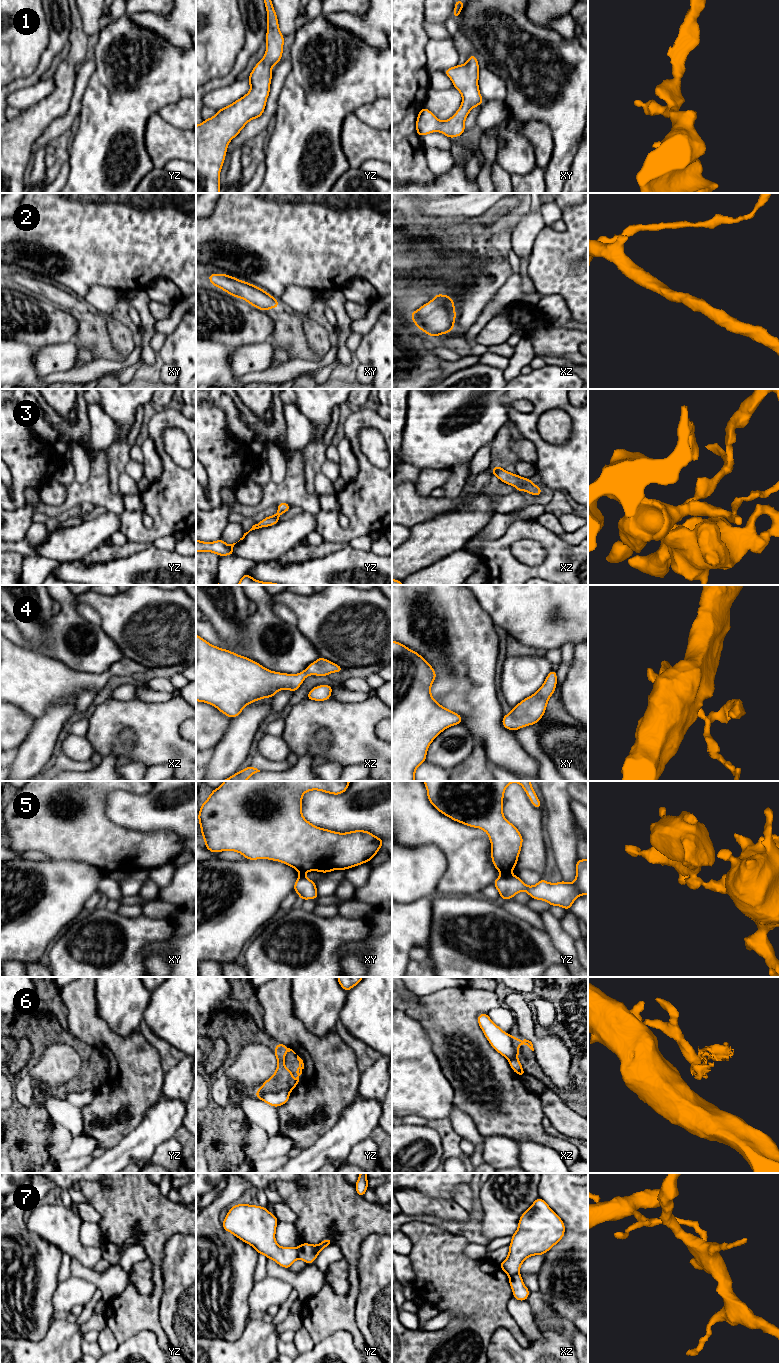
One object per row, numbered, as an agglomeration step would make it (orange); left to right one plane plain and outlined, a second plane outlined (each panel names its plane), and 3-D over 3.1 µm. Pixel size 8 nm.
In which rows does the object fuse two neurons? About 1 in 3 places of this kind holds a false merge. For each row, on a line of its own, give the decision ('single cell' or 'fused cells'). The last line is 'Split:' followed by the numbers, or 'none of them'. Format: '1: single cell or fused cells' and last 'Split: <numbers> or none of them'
1: single cell
2: single cell
3: single cell
4: single cell
5: fused cells
6: fused cells
7: fused cells
Split: 5, 6, 7

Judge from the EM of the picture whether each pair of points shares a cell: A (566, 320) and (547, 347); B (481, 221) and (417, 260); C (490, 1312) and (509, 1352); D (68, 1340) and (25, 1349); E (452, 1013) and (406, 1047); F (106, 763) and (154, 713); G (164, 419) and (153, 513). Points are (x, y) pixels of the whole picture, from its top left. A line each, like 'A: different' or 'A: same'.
A: different
B: different
C: different
D: same
E: different
F: different
G: same

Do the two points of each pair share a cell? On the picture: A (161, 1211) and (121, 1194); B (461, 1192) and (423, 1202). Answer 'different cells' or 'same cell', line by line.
A: same cell
B: different cells

